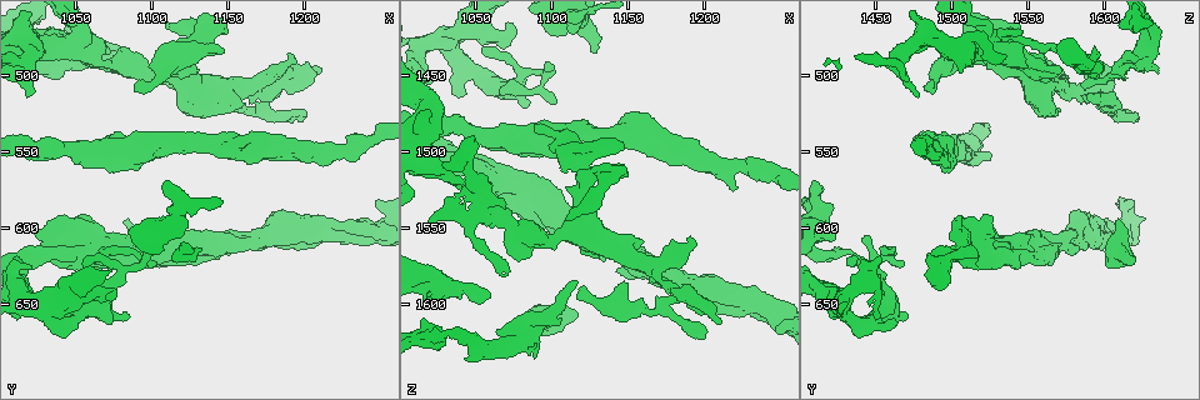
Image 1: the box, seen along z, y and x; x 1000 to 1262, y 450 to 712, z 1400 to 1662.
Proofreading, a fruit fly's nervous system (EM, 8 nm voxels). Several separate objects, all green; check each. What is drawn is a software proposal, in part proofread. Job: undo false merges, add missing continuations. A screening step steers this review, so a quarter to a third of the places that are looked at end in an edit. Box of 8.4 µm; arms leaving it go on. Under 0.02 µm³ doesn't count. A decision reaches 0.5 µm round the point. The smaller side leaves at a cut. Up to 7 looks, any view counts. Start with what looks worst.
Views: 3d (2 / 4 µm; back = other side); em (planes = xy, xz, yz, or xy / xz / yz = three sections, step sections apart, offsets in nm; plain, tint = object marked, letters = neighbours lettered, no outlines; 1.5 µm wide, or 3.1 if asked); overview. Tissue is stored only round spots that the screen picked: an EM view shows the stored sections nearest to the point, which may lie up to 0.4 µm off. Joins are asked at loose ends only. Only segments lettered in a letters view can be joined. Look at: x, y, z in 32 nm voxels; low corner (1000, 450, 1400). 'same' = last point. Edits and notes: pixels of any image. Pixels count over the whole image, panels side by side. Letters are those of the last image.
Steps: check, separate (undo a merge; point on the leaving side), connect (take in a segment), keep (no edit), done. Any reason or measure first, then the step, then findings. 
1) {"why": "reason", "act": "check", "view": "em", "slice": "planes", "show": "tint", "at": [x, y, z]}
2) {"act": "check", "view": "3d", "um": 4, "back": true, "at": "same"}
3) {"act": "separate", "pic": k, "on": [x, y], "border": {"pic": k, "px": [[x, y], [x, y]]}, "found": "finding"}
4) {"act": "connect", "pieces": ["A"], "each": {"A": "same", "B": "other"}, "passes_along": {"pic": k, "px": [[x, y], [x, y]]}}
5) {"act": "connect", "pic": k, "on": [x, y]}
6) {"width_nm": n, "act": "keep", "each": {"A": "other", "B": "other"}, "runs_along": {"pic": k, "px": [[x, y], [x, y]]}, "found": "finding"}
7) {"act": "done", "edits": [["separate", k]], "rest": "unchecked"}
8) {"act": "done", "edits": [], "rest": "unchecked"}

{"why": "stops while still wide", "act": "check", "view": "3d", "um": 4, "back": true, "at": [1084, 596, 1608]}

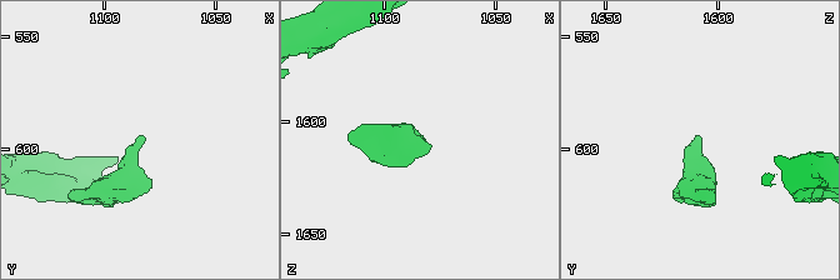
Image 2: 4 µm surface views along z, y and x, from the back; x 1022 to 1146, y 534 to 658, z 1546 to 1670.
{"why": "need the tissue", "act": "check", "view": "em", "slice": "planes", "show": "letters", "at": [1081, 595, 1608]}

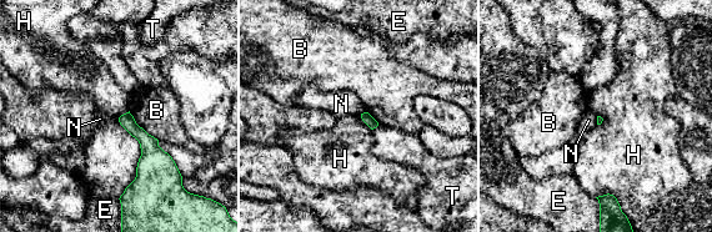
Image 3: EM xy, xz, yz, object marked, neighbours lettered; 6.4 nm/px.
{"longest_contact_nm": ["H", 600], "act": "keep", "each": {"B": "other", "E": "other", "H": "other", "N": "other", "T": "other"}, "found": "none of them fits"}

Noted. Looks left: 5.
{"act": "check", "view": "em", "slice": "planes", "show": "letters", "at": [1130, 616, 1434]}

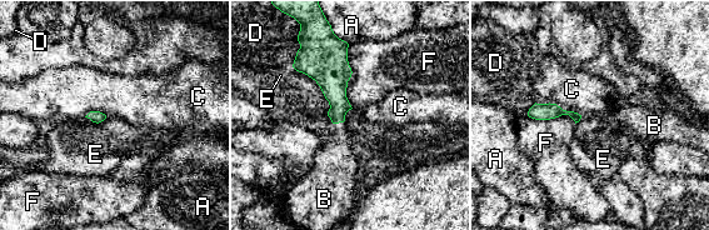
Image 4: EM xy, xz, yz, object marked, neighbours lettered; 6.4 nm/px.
{"act": "connect", "pieces": ["B"], "each": {"A": "other", "B": "same", "C": "other", "D": "other", "E": "other", "F": "other"}, "found": "the cell continues"}

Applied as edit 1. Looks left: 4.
{"why": "redraw", "act": "check", "view": "overview"}

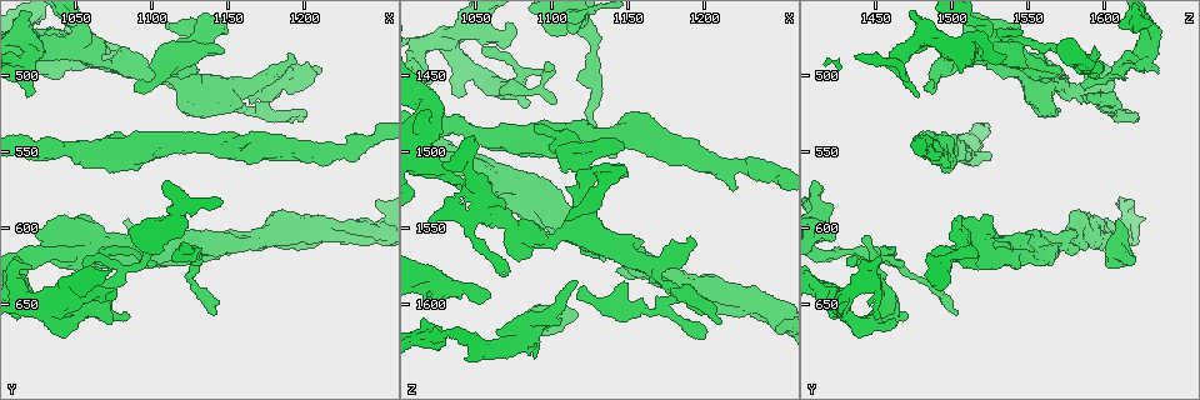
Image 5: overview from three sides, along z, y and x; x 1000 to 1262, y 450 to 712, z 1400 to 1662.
{"act": "check", "view": "3d", "um": 2, "at": [1122, 514, 1590]}

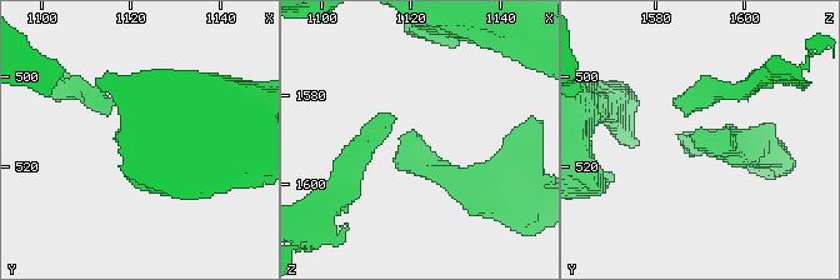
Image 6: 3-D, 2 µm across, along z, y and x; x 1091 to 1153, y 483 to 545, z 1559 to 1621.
{"act": "check", "view": "em", "slice": "yz", "step": 8, "show": "letters", "at": [1121, 512, 1588]}

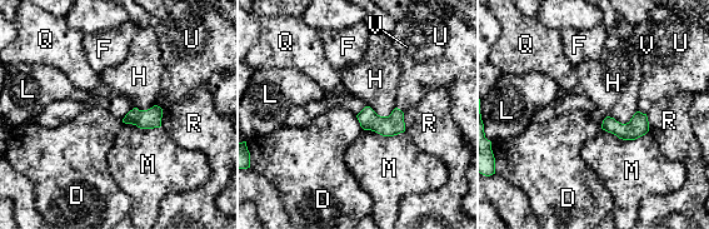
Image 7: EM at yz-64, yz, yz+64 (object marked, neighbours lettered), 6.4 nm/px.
{"why": "cut it another way", "act": "check", "view": "em", "slice": "planes", "show": "letters", "at": "same"}

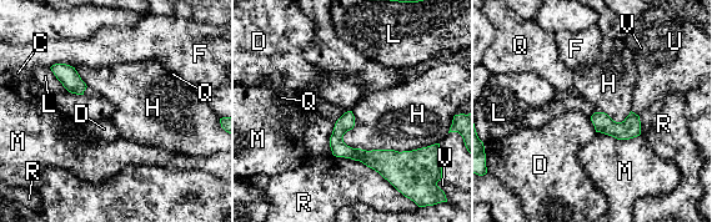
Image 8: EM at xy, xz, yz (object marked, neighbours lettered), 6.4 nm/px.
{"longest_contact_nm": ["H", 600], "act": "keep", "each": {"C": "other", "D": "other", "F": "other", "H": "other", "L": "other", "M": "other", "Q": "other", "R": "other", "U": "other", "V": "other"}, "border": {"pic": 8, "px": [[341, 137], [366, 150], [432, 145]]}, "found": "none of them fits"}

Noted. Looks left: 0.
{"act": "done", "edits": [["connect", 4]], "rest": "unchecked"}

